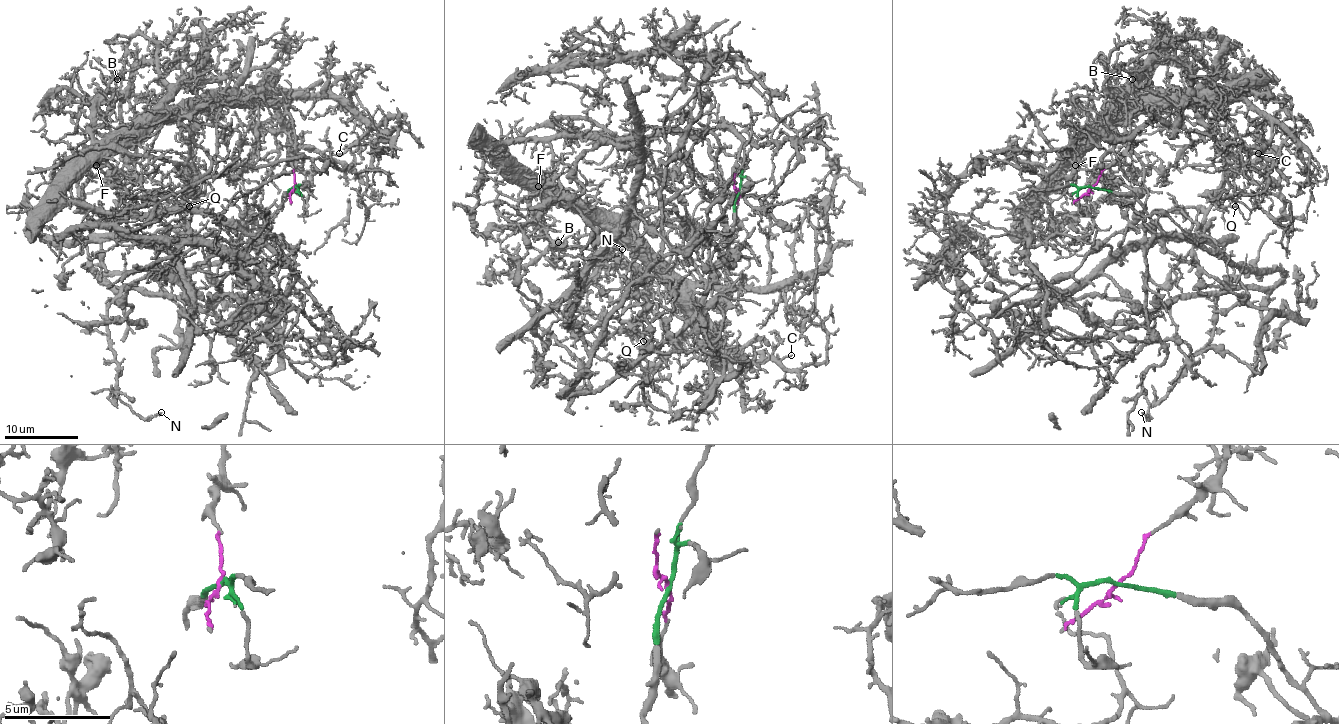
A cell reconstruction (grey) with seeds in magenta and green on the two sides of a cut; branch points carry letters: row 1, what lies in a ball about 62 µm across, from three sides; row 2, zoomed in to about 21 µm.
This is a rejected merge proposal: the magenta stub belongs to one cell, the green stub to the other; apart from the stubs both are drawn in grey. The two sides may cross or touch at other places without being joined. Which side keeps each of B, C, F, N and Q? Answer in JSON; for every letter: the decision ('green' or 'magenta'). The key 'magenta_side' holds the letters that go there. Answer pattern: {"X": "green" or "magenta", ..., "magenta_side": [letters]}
{"B": "magenta", "C": "magenta", "F": "magenta", "N": "green", "Q": "magenta", "magenta_side": ["B", "C", "F", "Q"]}

